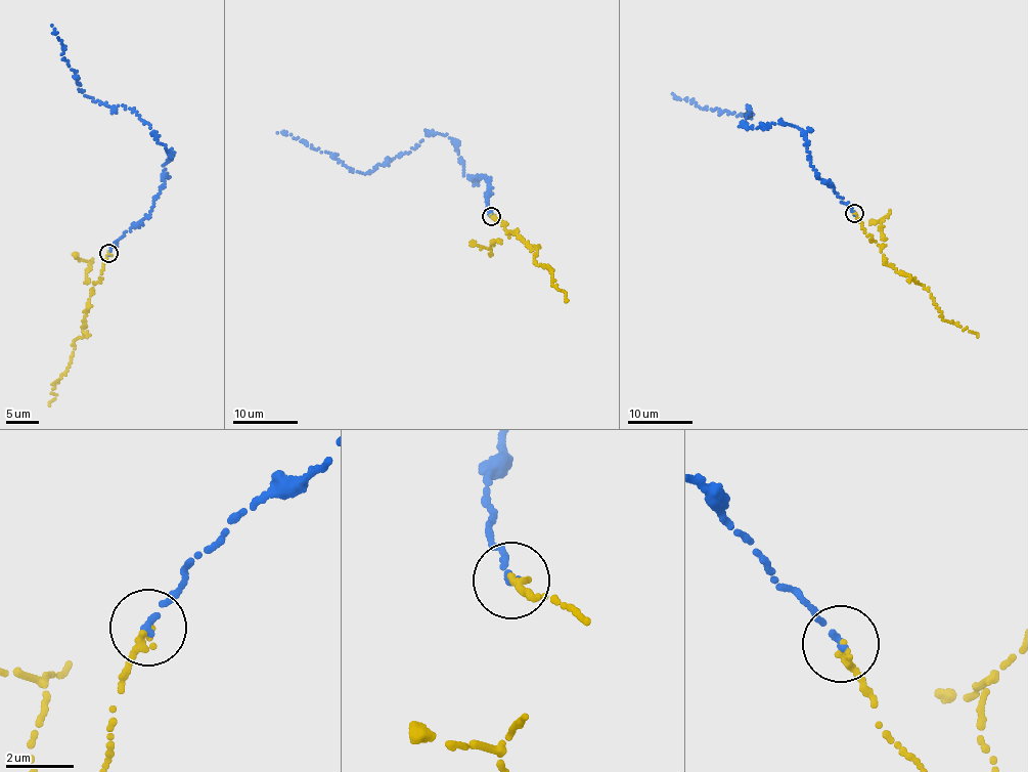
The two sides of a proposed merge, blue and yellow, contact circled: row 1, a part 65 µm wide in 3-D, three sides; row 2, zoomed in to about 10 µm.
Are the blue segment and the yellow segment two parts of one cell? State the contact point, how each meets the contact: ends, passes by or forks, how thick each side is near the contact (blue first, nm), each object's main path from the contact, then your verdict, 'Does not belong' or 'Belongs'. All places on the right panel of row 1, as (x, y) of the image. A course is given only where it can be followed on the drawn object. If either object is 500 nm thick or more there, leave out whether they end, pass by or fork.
Place: (854, 213). At the ring blue ends. At the ring yellow ends. Thickness 200 nm (blue) against 200 nm. Course of blue: (855, 212), (817, 177), (802, 130), (783, 122), (747, 128), (747, 108), (751, 114), (741, 116), (671, 93). Course of yellow: (855, 212), (862, 229), (882, 249), (887, 264), (924, 286), (942, 317), (977, 336). Belongs

